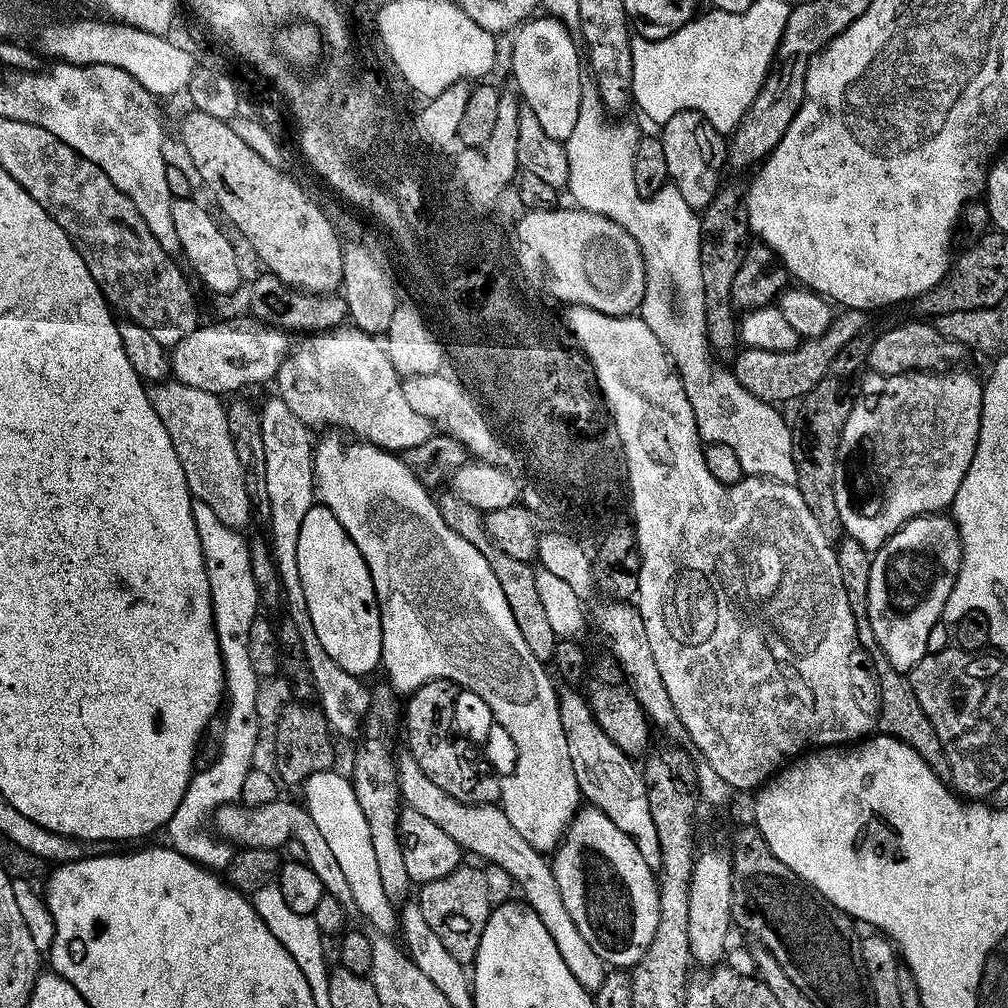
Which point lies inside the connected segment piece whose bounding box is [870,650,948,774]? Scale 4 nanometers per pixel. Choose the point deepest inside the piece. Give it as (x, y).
(899, 715)

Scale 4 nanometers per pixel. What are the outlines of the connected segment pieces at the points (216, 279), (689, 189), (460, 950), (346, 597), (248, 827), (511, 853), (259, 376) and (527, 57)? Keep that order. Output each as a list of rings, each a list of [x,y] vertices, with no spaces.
[[[196,198],[173,199],[174,230],[178,230],[178,242],[182,256],[188,259],[187,267],[196,271],[196,276],[212,292],[228,296],[240,288],[240,260],[236,248],[228,236],[216,225],[216,220],[199,204]]]
[[[682,110],[662,125],[658,137],[666,158],[668,180],[676,187],[675,195],[690,210],[708,208],[722,187],[720,175],[728,159],[726,136],[716,130],[702,112]]]
[[[478,867],[455,868],[446,878],[438,878],[429,884],[419,885],[418,903],[422,910],[422,918],[430,925],[430,930],[442,938],[446,950],[458,958],[458,962],[465,966],[471,965],[478,954],[478,946],[482,934],[486,930],[488,915],[493,910],[493,902],[486,890],[486,878]]]
[[[316,502],[307,511],[298,535],[298,560],[294,564],[305,591],[306,605],[309,607],[310,619],[314,622],[315,633],[322,642],[326,654],[343,670],[356,677],[367,677],[367,672],[381,667],[382,654],[382,622],[380,621],[380,598],[374,590],[374,582],[370,578],[370,570],[366,566],[366,558],[354,546],[350,534],[334,518],[334,514],[325,504]]]
[[[277,798],[265,805],[254,805],[249,807],[243,802],[233,802],[224,804],[216,809],[214,813],[214,824],[216,820],[215,831],[223,839],[227,840],[233,846],[243,846],[246,848],[274,848],[279,849],[280,836],[293,836],[300,843],[300,848],[304,851],[303,859],[307,865],[312,868],[314,874],[318,876],[325,893],[341,902],[351,901],[350,886],[346,882],[343,871],[339,863],[334,858],[330,845],[327,844],[318,826],[314,826],[314,818],[304,809],[303,803],[292,800]]]
[[[402,752],[397,755],[397,784],[400,788],[403,803],[418,814],[425,815],[430,822],[437,824],[454,842],[458,842],[463,851],[468,851],[484,858],[487,863],[498,865],[500,869],[510,874],[515,887],[523,894],[523,901],[538,914],[542,924],[554,938],[558,952],[563,962],[569,967],[574,978],[589,992],[600,988],[607,976],[608,970],[586,938],[579,933],[566,909],[566,904],[559,893],[558,882],[554,879],[551,863],[528,842],[511,825],[509,818],[501,805],[495,804],[466,804],[458,802],[450,794],[446,794],[440,786],[431,782],[430,778],[421,771],[418,762],[412,755]]]
[[[248,314],[233,324],[201,323],[190,334],[186,334],[182,342],[171,345],[168,352],[171,379],[221,398],[239,393],[236,392],[239,388],[248,388],[251,384],[275,381],[290,351],[288,338],[290,336],[287,331]]]
[[[540,14],[526,20],[515,31],[512,46],[515,89],[521,101],[532,109],[540,126],[559,142],[566,142],[573,133],[584,97],[580,76],[582,58],[578,56],[577,41],[570,32],[571,29],[556,17]]]

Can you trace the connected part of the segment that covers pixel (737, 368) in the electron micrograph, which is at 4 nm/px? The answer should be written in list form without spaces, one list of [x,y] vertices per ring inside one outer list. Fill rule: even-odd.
[[[849,308],[841,313],[841,316],[839,313],[833,319],[832,326],[826,334],[805,339],[792,352],[743,347],[733,359],[733,376],[749,393],[768,404],[783,406],[782,404],[787,400],[799,401],[807,392],[814,390],[814,386],[818,386],[818,382],[822,382],[822,374],[826,374],[826,370],[838,354],[838,350],[842,350],[842,346],[846,346],[846,342],[850,342],[855,336],[859,336],[865,331],[865,313],[861,309]]]

